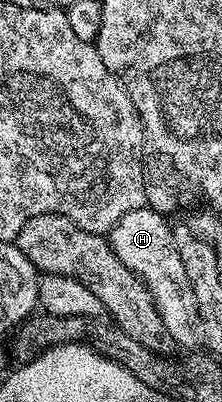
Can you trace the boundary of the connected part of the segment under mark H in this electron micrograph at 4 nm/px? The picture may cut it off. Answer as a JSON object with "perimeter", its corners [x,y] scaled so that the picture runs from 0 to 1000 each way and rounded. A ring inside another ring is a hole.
{"perimeter":[[[658,510],[572,530],[572,540],[482,577],[482,592],[518,639],[536,639],[536,649],[554,649],[554,659],[572,659],[572,669],[590,669],[662,709],[784,856],[802,866],[833,863],[815,868],[869,868],[896,853],[878,729],[860,719],[842,669],[824,669],[824,649],[788,619],[766,547],[743,545],[757,542],[730,527]]]}

